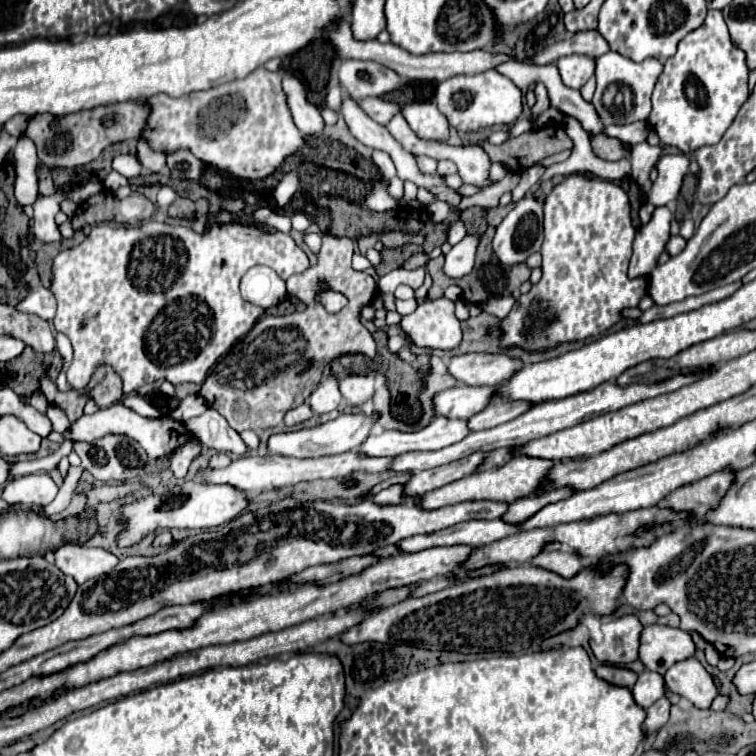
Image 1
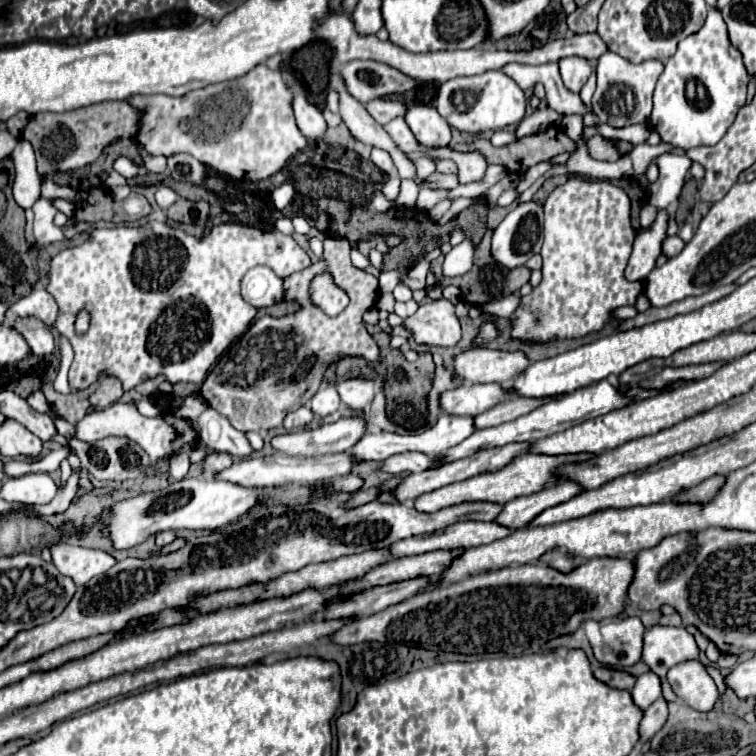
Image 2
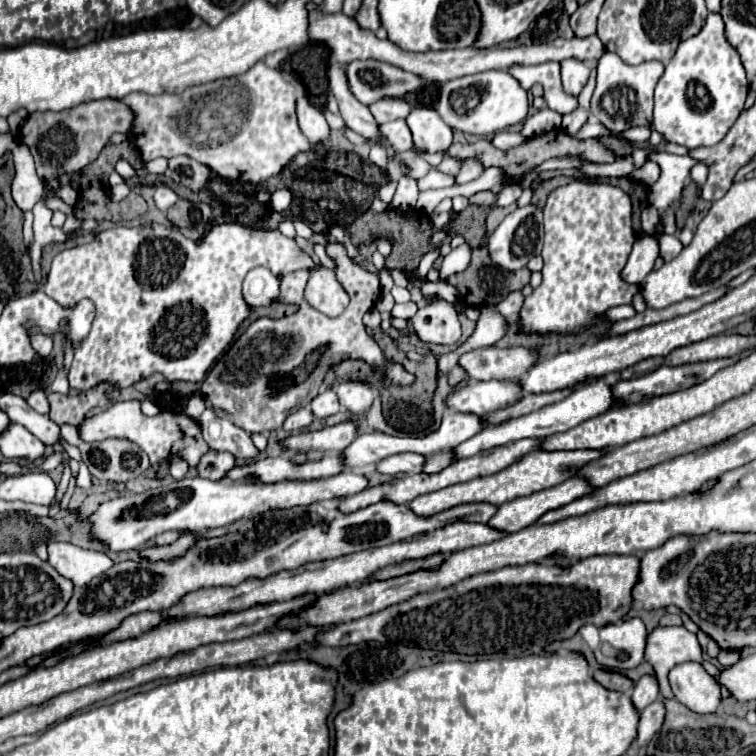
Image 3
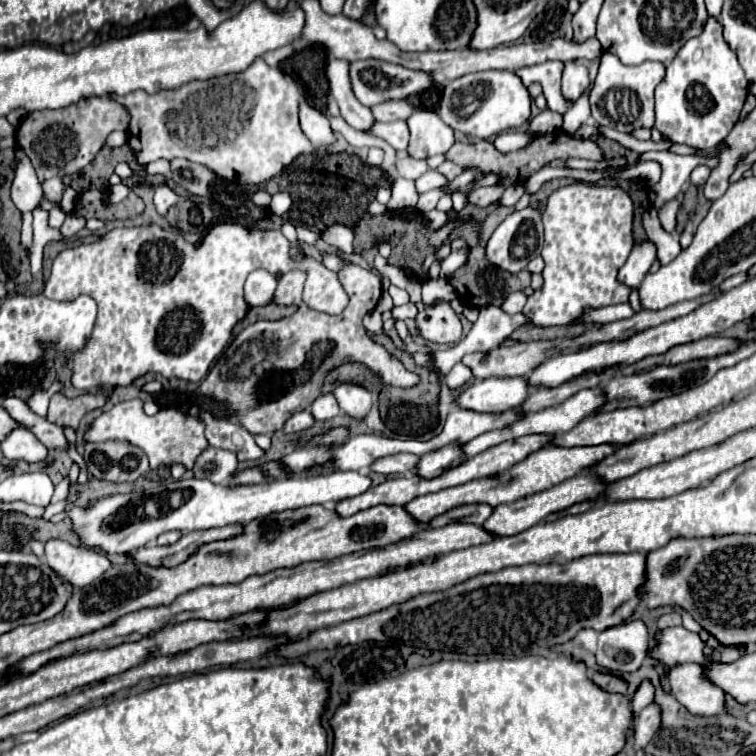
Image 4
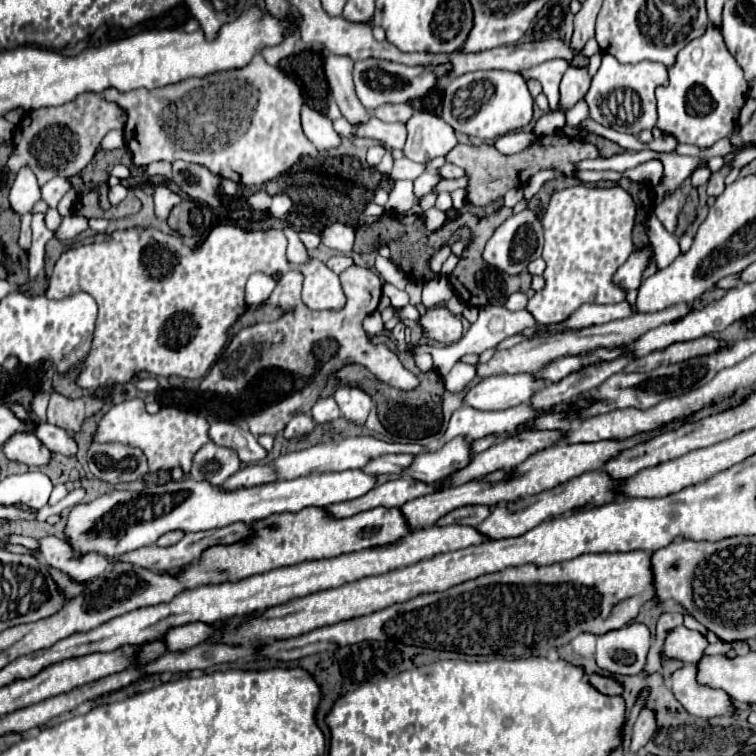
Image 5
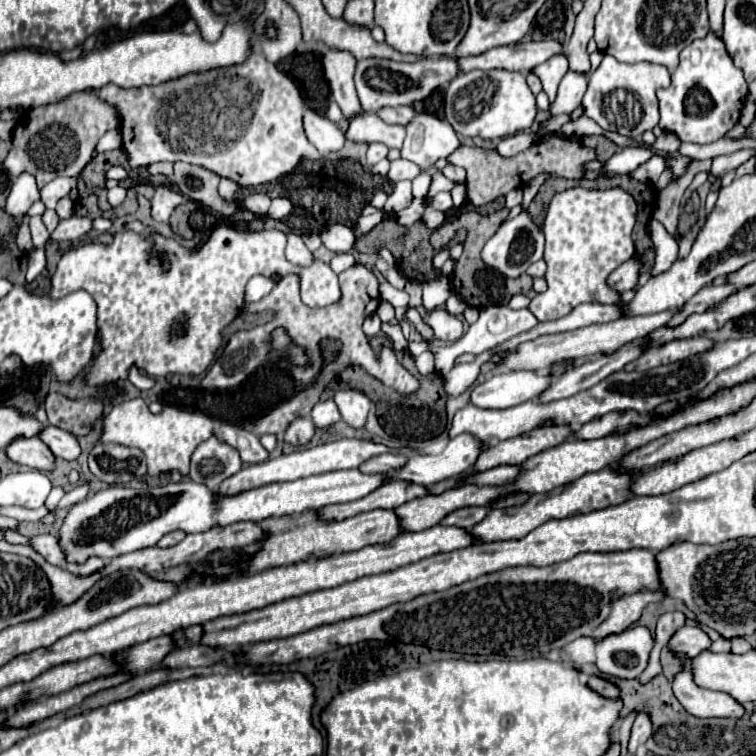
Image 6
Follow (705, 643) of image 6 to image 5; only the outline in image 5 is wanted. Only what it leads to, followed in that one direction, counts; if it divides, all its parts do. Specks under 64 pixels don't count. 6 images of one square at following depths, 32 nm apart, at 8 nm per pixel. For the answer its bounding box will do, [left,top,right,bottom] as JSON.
[662,626,708,664]

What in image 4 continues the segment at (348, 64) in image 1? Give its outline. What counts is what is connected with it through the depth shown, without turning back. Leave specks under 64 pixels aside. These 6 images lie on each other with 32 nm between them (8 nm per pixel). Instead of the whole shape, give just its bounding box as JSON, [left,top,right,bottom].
[350,60,432,106]

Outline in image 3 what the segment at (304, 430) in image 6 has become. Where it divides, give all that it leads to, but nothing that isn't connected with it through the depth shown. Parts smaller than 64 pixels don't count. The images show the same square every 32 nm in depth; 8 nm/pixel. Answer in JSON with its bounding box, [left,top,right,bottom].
[284,406,312,432]

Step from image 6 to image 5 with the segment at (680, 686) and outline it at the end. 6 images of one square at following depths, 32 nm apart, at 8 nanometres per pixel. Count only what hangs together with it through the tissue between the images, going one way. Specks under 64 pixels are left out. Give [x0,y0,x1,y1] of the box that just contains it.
[670,664,734,718]

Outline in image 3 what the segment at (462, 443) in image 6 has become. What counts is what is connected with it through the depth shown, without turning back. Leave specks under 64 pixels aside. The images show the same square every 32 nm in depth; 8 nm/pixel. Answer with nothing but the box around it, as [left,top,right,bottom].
[424,452,452,472]

